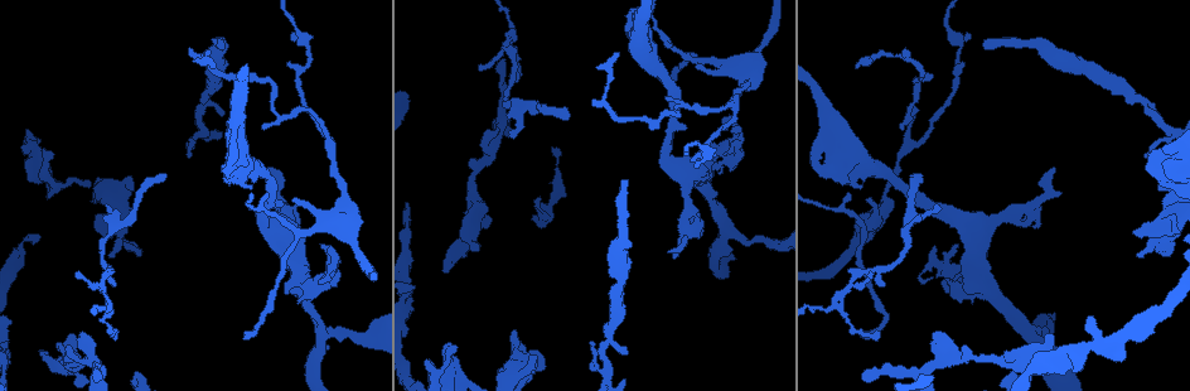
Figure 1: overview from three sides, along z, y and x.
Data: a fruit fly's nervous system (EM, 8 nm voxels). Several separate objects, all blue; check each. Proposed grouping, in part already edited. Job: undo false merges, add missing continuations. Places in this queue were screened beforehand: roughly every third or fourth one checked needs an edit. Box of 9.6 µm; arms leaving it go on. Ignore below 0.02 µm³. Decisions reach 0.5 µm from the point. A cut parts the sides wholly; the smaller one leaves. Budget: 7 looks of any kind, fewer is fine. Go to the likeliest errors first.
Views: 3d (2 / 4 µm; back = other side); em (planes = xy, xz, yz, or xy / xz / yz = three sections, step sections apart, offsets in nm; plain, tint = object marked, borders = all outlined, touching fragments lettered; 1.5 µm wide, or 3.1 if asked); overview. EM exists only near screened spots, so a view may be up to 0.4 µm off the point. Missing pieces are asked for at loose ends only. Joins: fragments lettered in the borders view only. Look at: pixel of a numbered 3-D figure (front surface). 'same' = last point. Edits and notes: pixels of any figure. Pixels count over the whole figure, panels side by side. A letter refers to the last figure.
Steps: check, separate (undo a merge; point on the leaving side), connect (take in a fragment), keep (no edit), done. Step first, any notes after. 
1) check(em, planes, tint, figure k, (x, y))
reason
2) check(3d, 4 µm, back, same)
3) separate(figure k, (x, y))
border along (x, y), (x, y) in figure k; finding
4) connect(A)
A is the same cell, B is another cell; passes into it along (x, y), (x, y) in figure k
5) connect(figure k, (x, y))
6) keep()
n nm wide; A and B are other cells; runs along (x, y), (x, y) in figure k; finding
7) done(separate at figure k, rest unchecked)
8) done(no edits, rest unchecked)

check(em, xz, step 4, borders, figure 1, (920, 174))
free end

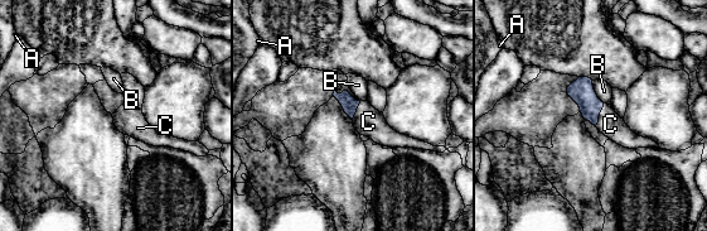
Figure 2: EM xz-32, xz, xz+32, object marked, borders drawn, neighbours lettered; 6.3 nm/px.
connect(C)
C is the same cell, A and B are other cells; passes into it along (581, 91), (599, 115), (610, 124) in figure 2; the cell continues

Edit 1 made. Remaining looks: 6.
check(em, yz, step 4, borders, figure 1, (220, 42))
branch stops here

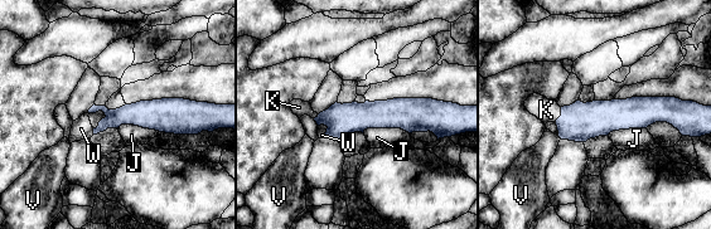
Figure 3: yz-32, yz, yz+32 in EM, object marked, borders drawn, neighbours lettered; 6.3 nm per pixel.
check(em, planes, borders, same)

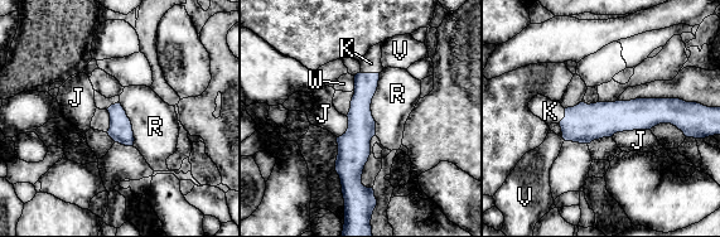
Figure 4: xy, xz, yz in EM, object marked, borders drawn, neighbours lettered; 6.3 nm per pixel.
connect(K)
K is the same cell, J, R, V and W are other cells; passes into it along (366, 85), (370, 73), (371, 63) in figure 4; it goes on there

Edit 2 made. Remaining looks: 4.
check(3d, 2 µm, figure 1, (116, 333))
tapers out

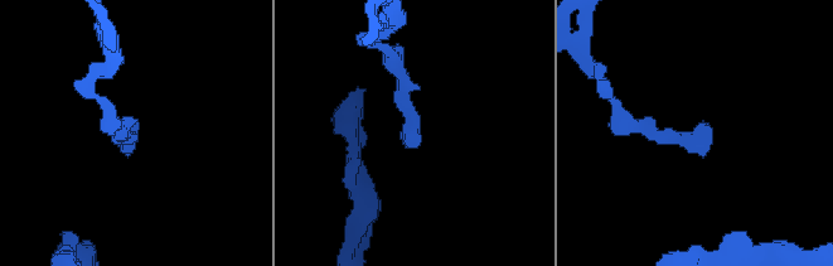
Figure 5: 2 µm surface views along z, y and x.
check(em, planes, borders, figure 5, (410, 146))
now the EM

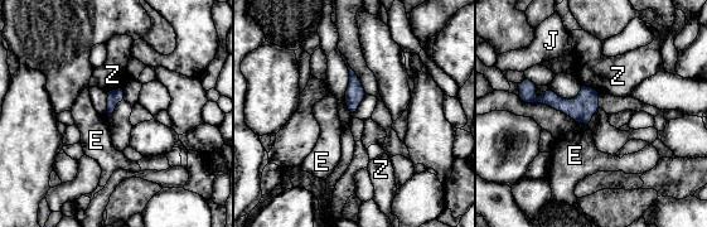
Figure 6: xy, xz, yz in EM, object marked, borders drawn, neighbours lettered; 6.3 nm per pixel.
keep()
90 nm wide; E, J and Z are other cells; no lettered fragment goes on from it

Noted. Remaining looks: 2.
done(connect at figure 2, connect at figure 4, rest unchecked)

